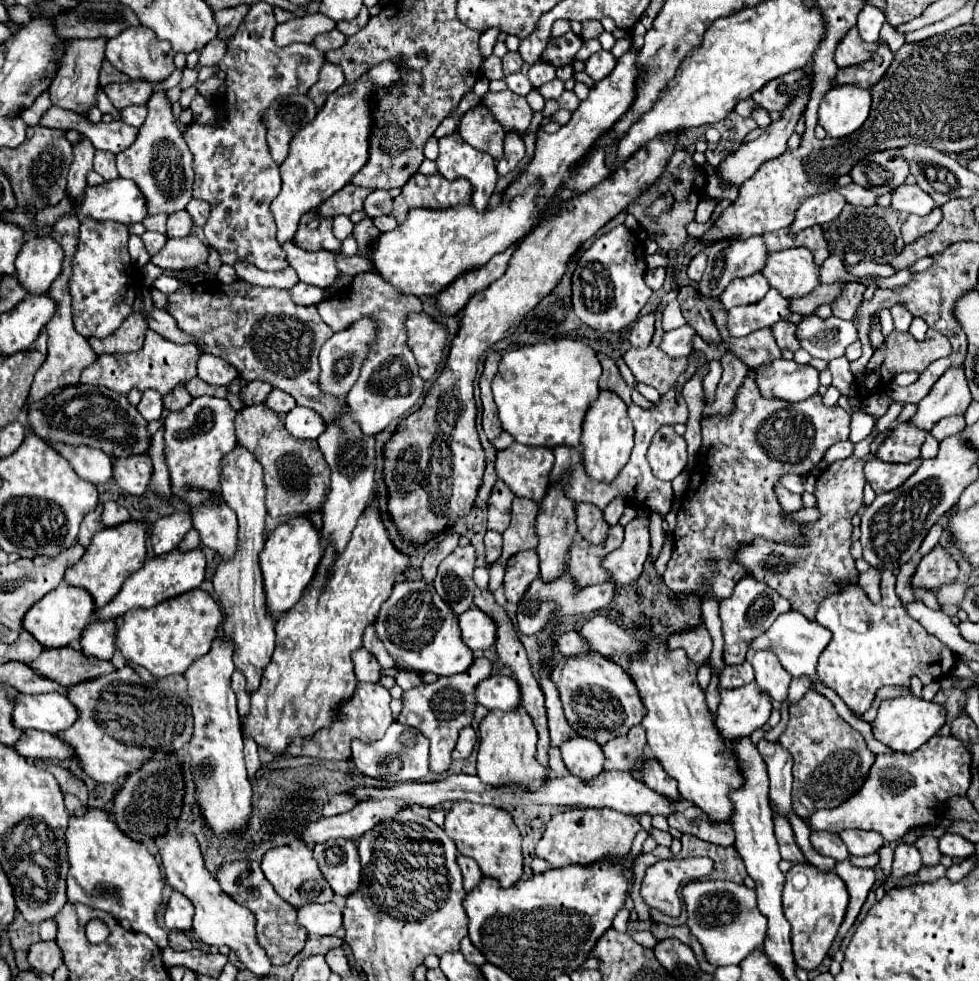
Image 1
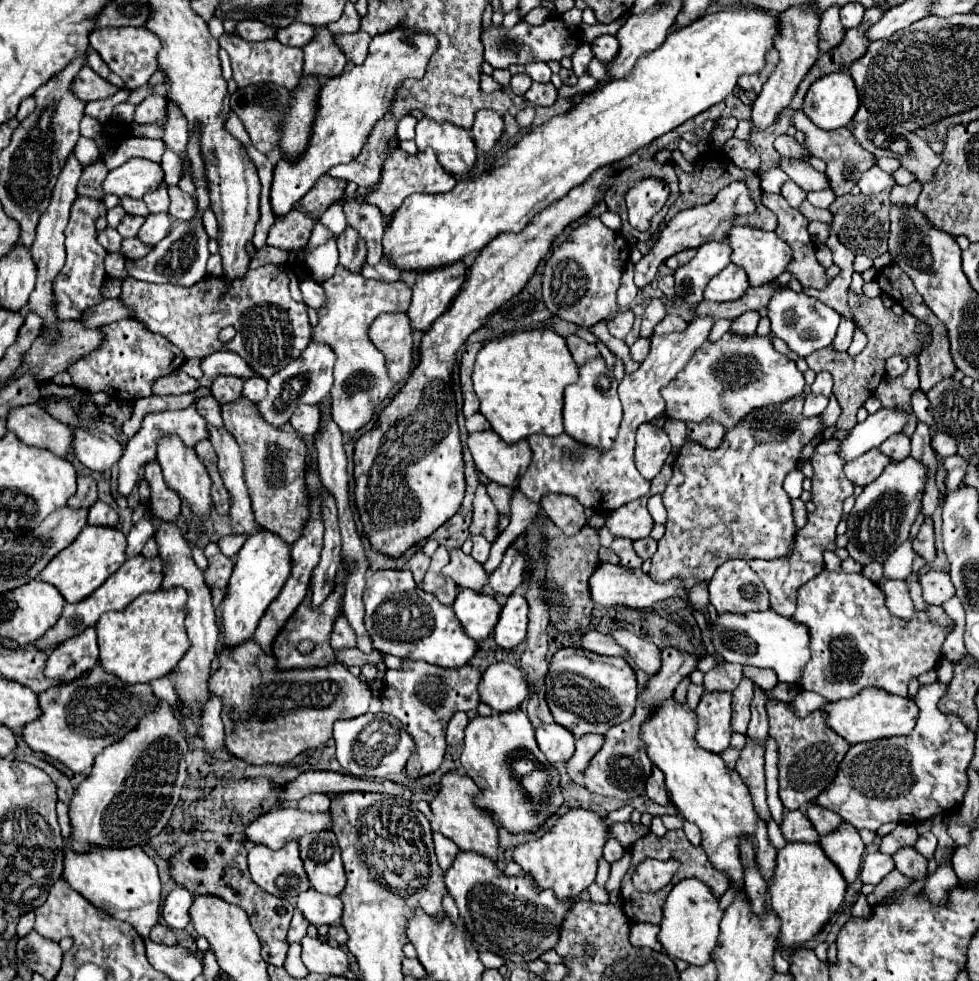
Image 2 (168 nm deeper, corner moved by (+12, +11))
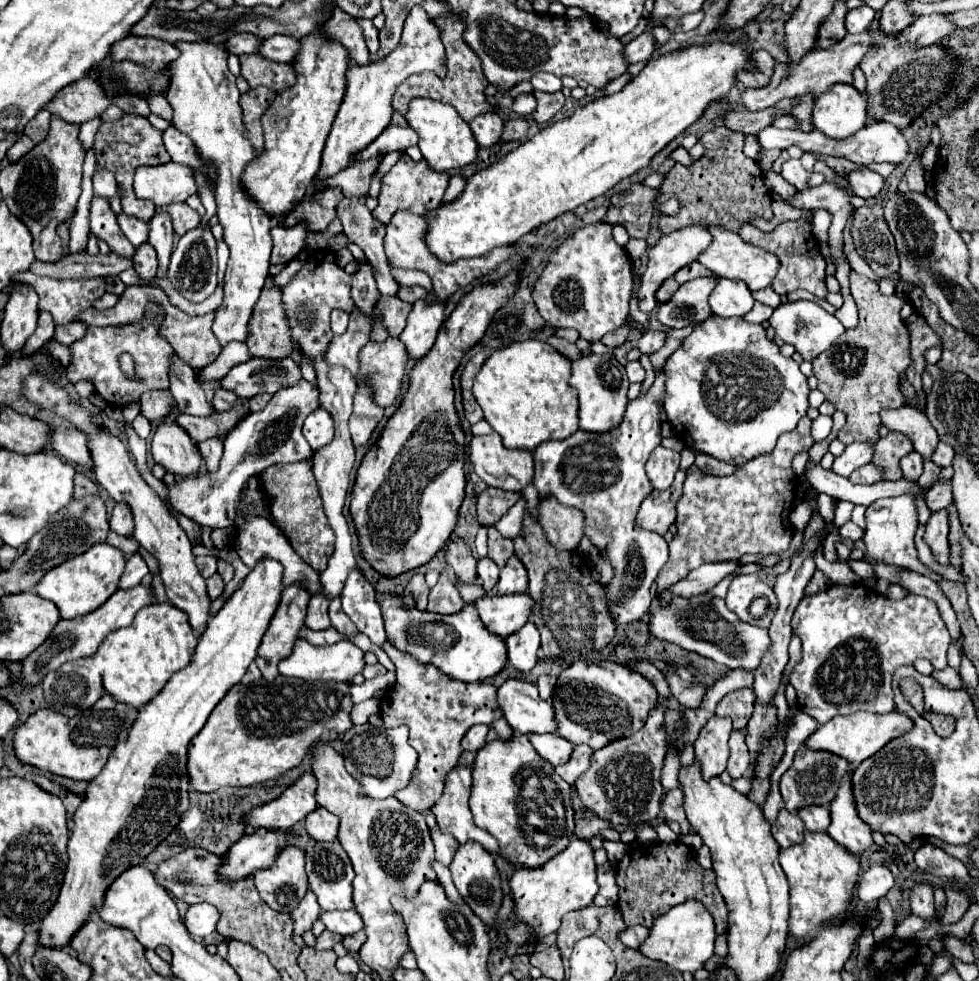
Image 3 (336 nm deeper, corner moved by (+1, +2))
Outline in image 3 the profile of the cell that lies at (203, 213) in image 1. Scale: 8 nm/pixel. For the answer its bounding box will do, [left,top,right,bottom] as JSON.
[157,203,201,235]

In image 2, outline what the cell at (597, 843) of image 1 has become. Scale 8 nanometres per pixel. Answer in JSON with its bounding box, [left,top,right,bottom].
[512,808,608,902]

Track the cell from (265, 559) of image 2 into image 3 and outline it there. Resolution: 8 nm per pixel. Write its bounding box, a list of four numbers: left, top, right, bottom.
[39,557,283,947]

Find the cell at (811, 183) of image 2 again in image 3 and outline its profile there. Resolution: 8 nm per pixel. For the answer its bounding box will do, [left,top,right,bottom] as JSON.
[781,159,811,191]

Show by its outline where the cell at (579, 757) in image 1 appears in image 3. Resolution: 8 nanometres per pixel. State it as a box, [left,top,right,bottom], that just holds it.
[529,733,573,767]

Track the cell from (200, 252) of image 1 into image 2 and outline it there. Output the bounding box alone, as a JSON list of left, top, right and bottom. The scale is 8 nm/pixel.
[120,238,150,260]

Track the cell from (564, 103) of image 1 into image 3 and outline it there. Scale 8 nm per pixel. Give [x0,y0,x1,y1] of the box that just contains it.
[532,91,565,123]

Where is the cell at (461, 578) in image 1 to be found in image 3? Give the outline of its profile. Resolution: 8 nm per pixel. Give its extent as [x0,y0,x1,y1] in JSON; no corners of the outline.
[427,571,465,615]

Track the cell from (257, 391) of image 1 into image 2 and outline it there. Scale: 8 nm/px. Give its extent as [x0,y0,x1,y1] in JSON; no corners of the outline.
[210,376,244,404]

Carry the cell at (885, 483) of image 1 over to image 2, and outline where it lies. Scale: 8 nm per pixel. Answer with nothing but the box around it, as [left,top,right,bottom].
[844,448,890,486]

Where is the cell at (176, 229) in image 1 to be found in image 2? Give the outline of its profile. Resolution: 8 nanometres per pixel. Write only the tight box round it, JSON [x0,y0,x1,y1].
[136,214,170,244]

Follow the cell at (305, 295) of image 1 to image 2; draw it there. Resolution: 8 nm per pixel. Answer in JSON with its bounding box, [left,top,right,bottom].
[300,280,326,310]

